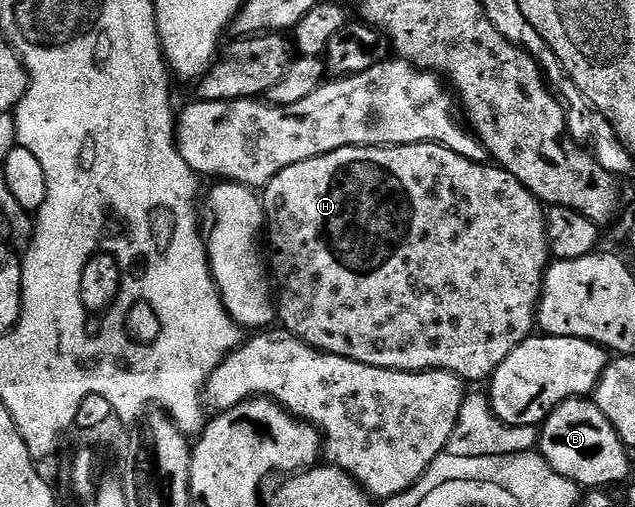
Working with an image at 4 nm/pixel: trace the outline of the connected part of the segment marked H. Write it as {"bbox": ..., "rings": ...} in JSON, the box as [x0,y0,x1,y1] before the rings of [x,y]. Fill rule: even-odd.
{"bbox":[260,144,552,382],"rings":[[[391,144],[388,148],[341,148],[332,150],[323,156],[308,158],[304,162],[296,162],[296,166],[288,166],[268,182],[260,196],[262,210],[264,213],[264,236],[270,239],[268,244],[268,268],[272,273],[273,283],[276,285],[276,316],[281,327],[287,332],[291,332],[295,340],[301,340],[304,344],[309,344],[312,348],[317,348],[320,352],[325,352],[332,356],[343,356],[352,358],[356,362],[364,362],[368,366],[377,368],[391,368],[397,372],[431,372],[432,370],[444,370],[456,374],[464,382],[470,380],[489,381],[494,371],[535,331],[538,318],[538,300],[542,297],[542,280],[546,276],[546,270],[552,260],[550,243],[546,237],[546,213],[542,201],[537,200],[530,191],[525,188],[511,172],[506,172],[502,168],[490,162],[479,162],[469,160],[452,150],[448,150],[443,144]]]}

